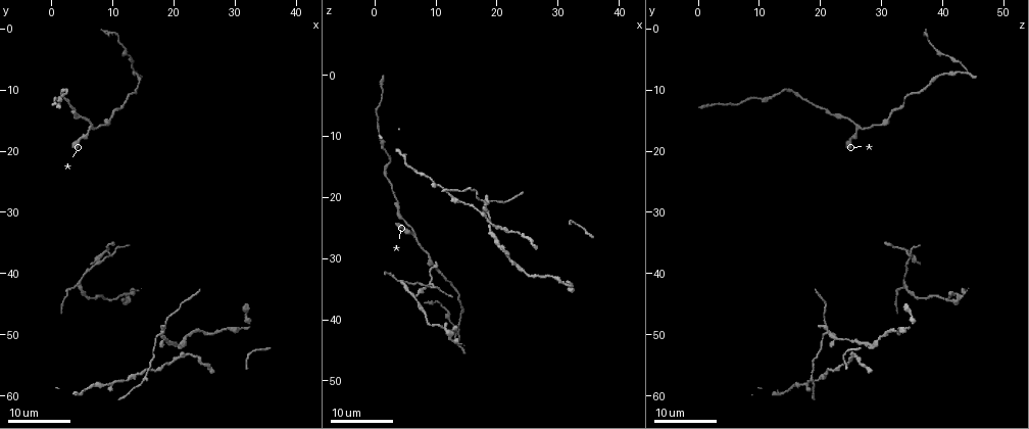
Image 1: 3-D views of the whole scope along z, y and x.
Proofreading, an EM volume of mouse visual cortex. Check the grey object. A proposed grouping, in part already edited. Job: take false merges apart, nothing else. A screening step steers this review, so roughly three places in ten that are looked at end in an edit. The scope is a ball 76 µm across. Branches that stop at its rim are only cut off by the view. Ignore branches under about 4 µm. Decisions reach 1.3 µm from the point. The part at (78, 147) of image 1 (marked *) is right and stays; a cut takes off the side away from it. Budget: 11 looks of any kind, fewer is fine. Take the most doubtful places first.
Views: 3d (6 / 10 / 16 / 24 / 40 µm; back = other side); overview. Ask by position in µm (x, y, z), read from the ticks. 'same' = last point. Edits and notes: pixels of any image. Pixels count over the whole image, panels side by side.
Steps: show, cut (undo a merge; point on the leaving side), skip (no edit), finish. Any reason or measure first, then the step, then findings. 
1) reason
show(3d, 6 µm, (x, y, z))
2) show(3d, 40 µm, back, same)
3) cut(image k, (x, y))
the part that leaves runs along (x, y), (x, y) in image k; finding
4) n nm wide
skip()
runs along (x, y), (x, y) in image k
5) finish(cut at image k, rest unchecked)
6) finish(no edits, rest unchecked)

two arms in line, one across
show(3d, 24 µm, (18.0, 49.5, 21.0))

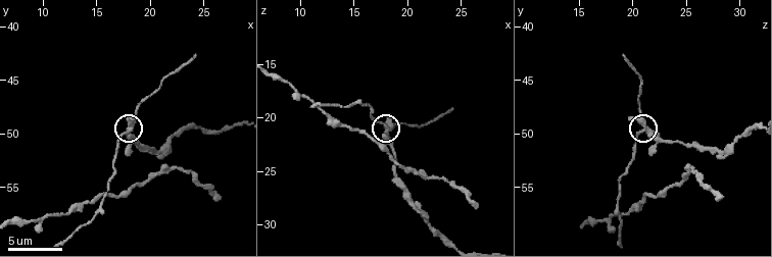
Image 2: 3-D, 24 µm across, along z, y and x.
show(3d, 10 µm, (18.0, 49.4, 21.2))

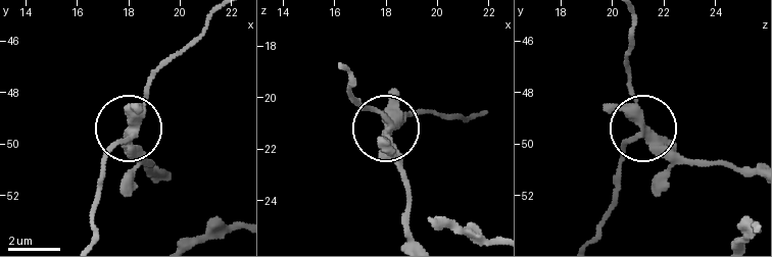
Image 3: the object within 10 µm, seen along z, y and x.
show(3d, 6 µm, (18.1, 49.4, 21.1))

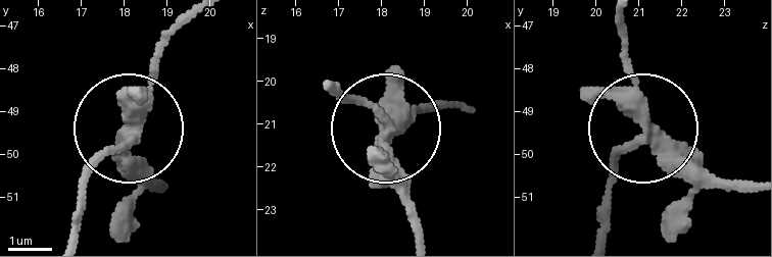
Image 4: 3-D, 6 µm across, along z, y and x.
340 nm wide
cut(image 4, (156, 54))
the part that leaves runs along (142, 114), (160, 52), (186, 22) in image 4; a second neuron is stuck on

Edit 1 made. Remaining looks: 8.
see it whole again
show(overview)

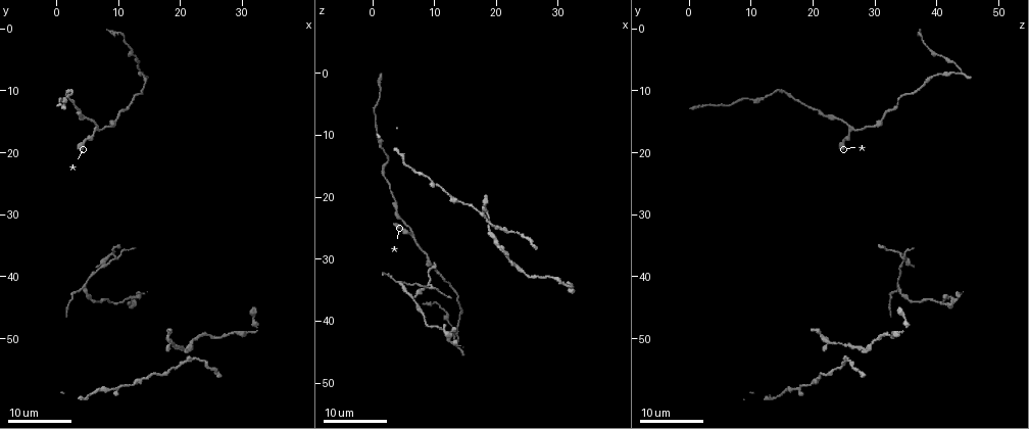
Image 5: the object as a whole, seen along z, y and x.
side arm on a straight run
show(3d, 24 µm, (6.5, 16.0, 26.5))

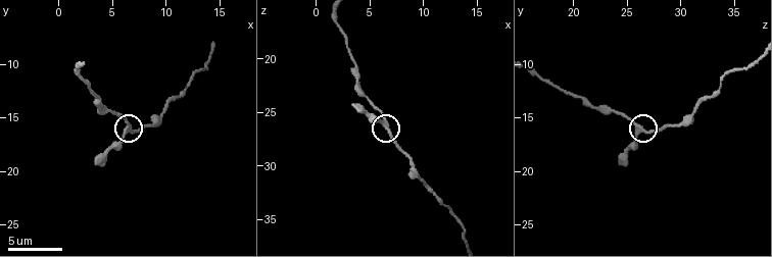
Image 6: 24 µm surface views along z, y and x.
closer look
show(3d, 6 µm, (6.8, 16.2, 26.4))

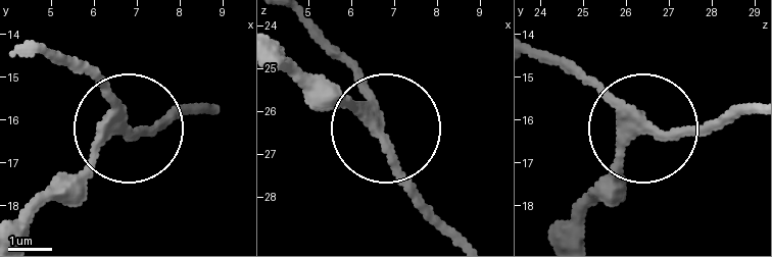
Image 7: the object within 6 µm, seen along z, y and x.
side arm 32 µm
skip()
runs along (23, 235), (126, 124), (82, 63) in image 7; one neuron here

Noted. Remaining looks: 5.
show(3d, 16 µm, (4.5, 41.5, 33.5))

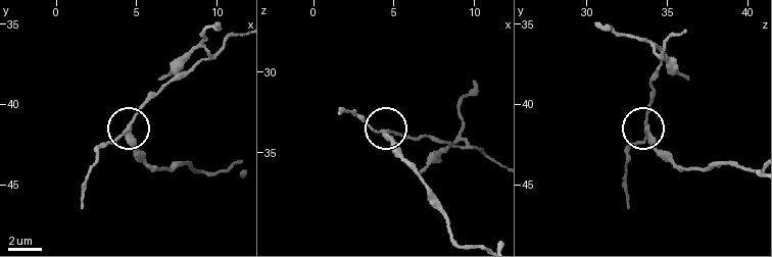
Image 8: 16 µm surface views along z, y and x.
show(3d, 10 µm, (4.1, 41.9, 33.9))

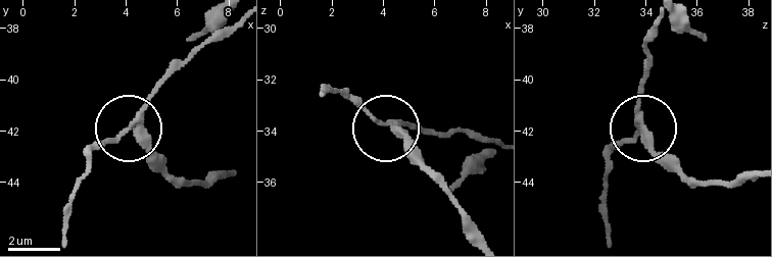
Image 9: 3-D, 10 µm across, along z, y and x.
3 arms
cut(image 9, (156, 86))
the part that leaves runs along (135, 115), (167, 78), (240, 24) in image 9; two neurons meet here

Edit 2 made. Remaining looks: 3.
see it whole again
show(overview)

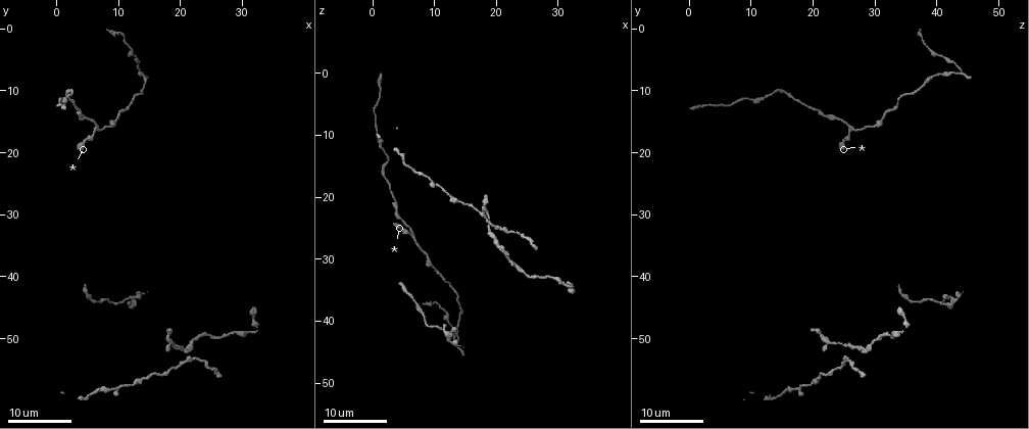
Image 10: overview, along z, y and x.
sudden change in width
show(3d, 24 µm, (1.0, 12.0, 11.0))

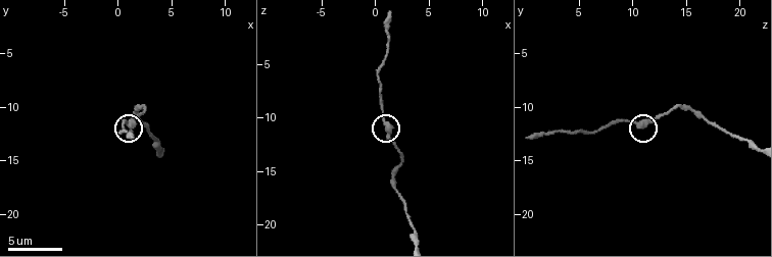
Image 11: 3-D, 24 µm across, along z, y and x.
show(3d, 10 µm, (1.0, 11.8, 10.4))

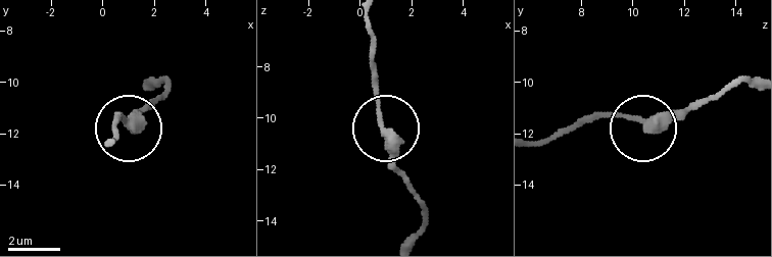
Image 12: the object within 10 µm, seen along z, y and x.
skip()
one neuron here

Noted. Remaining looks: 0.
finish(cut at image 4, cut at image 9, rest unchecked)

